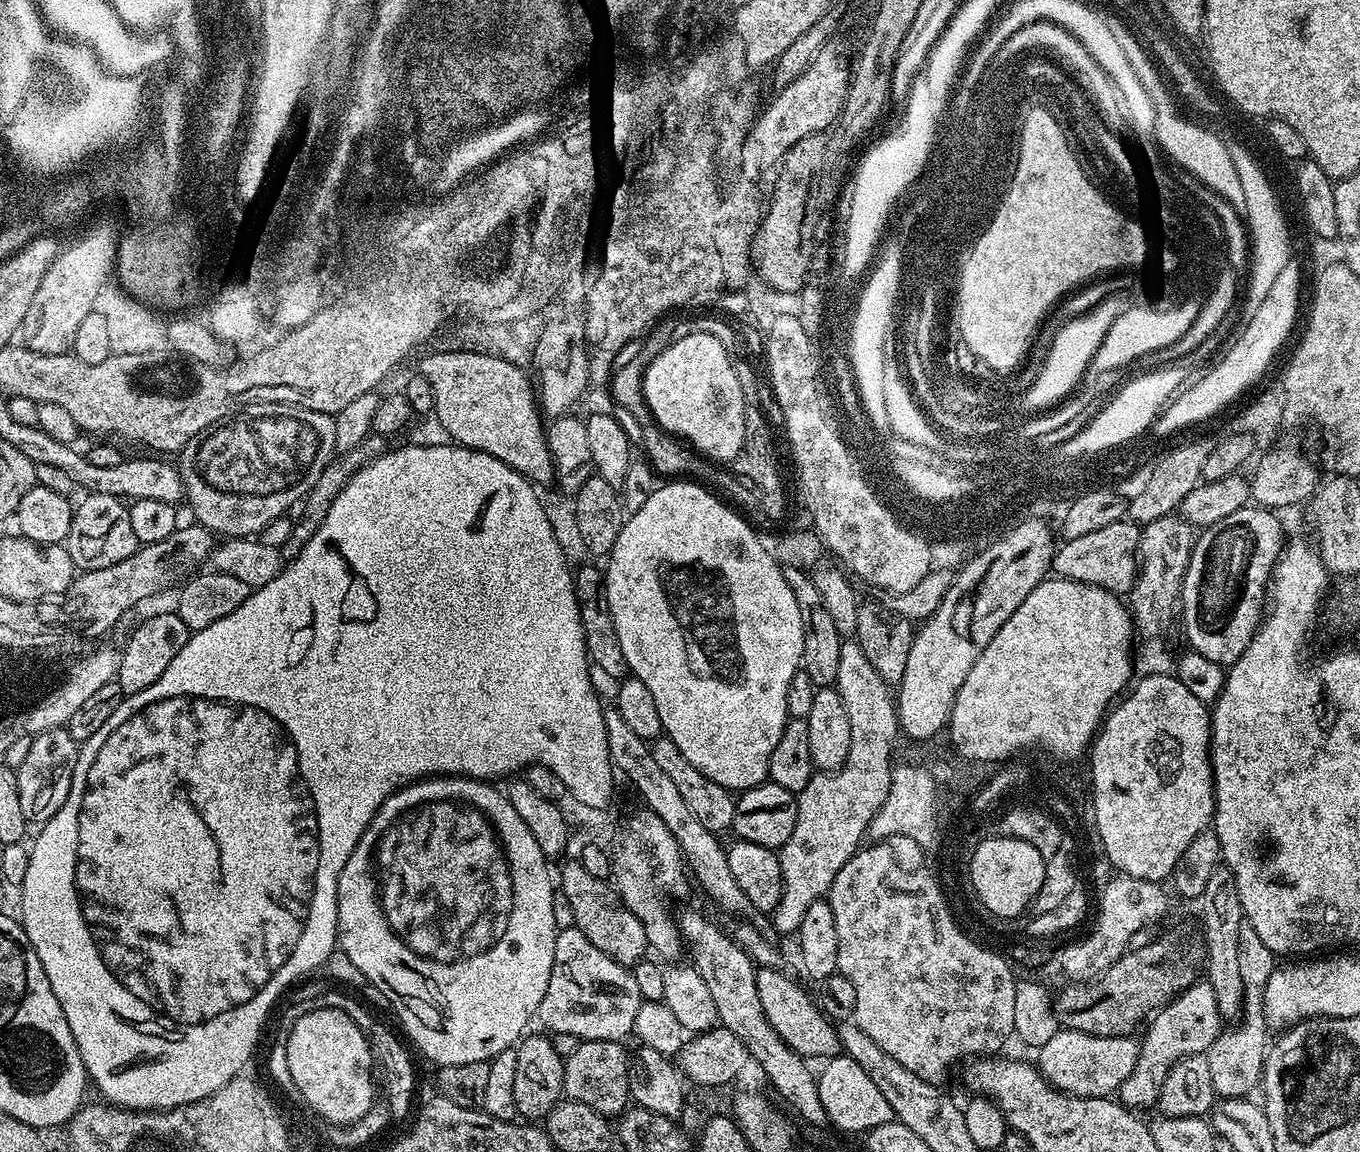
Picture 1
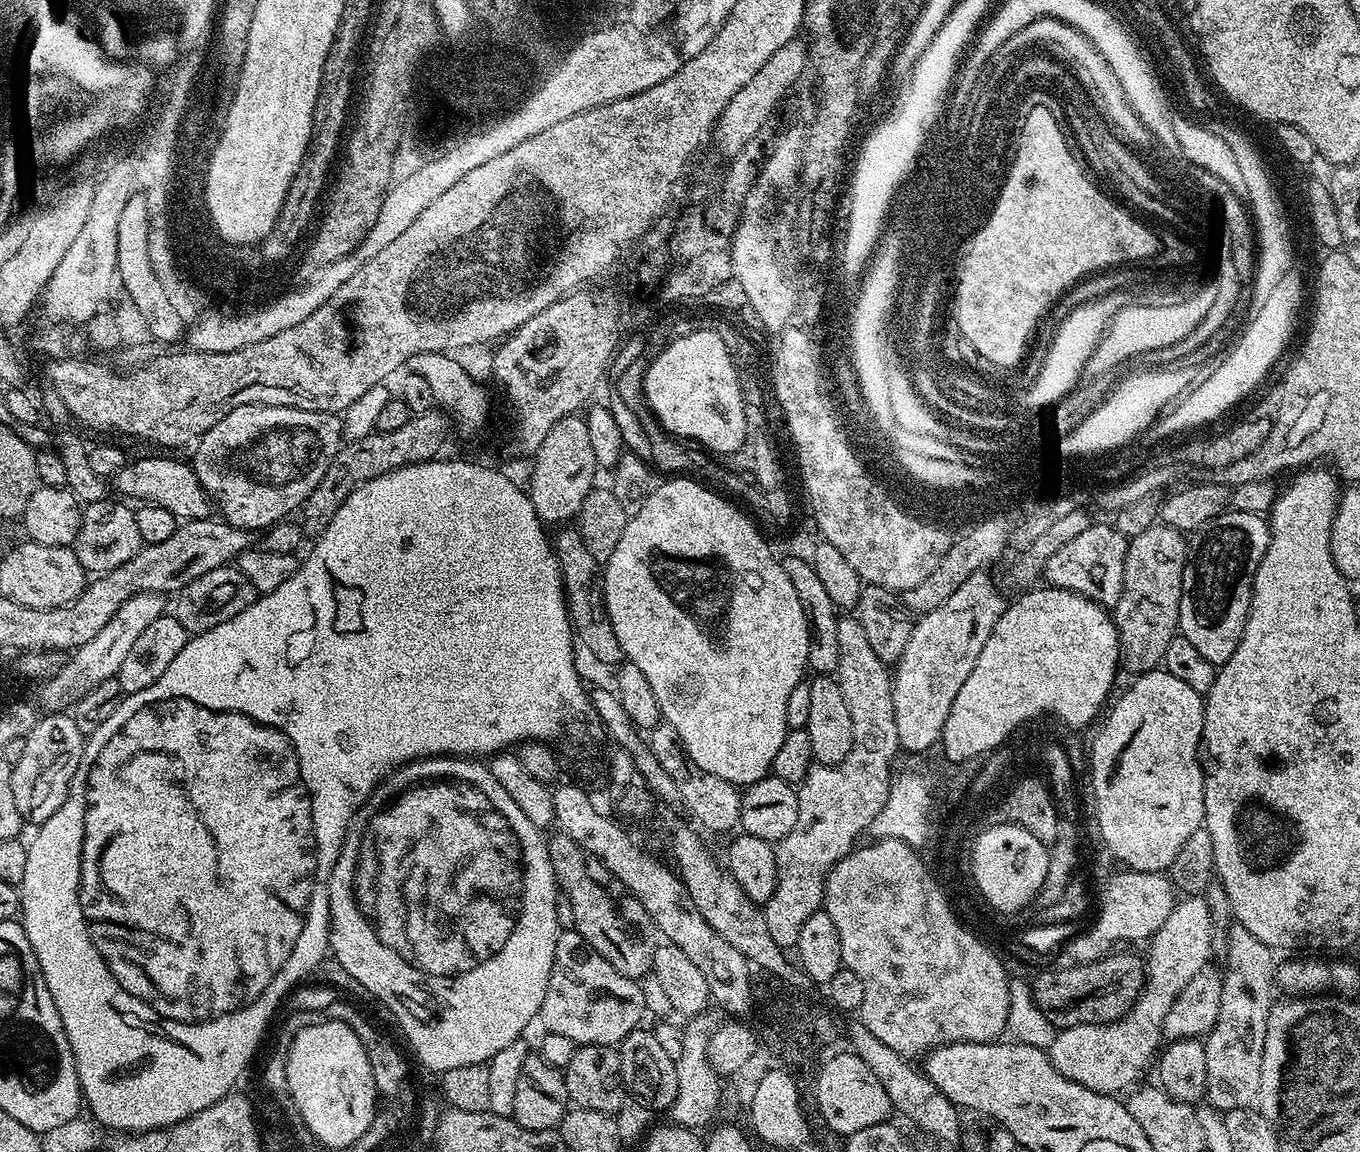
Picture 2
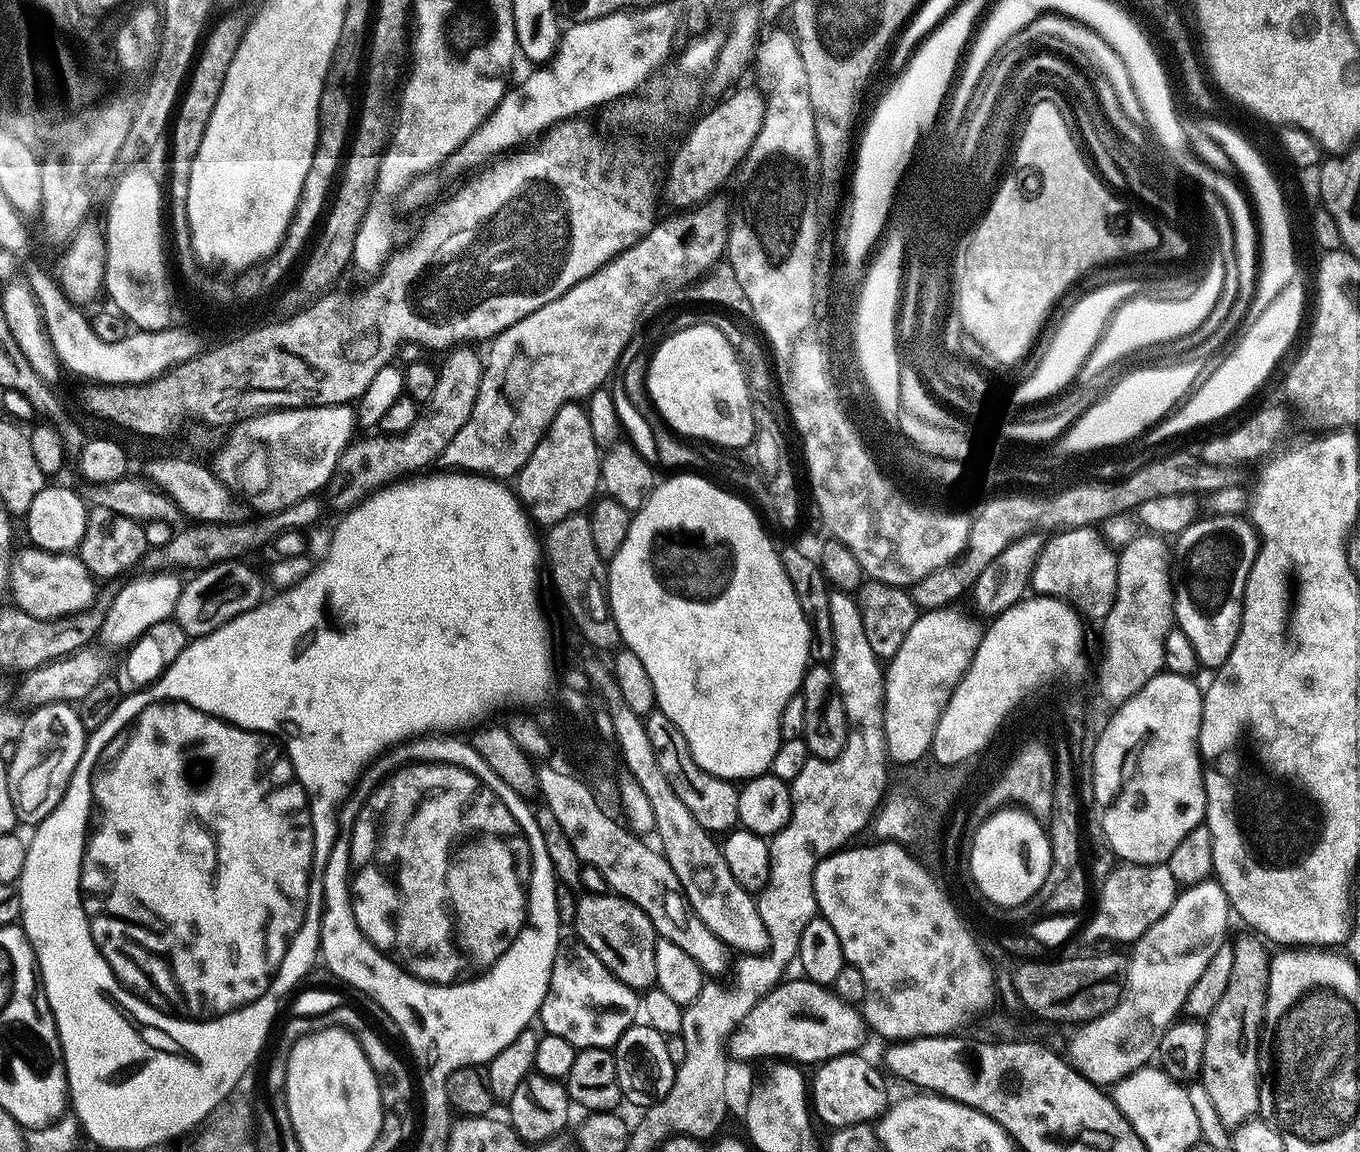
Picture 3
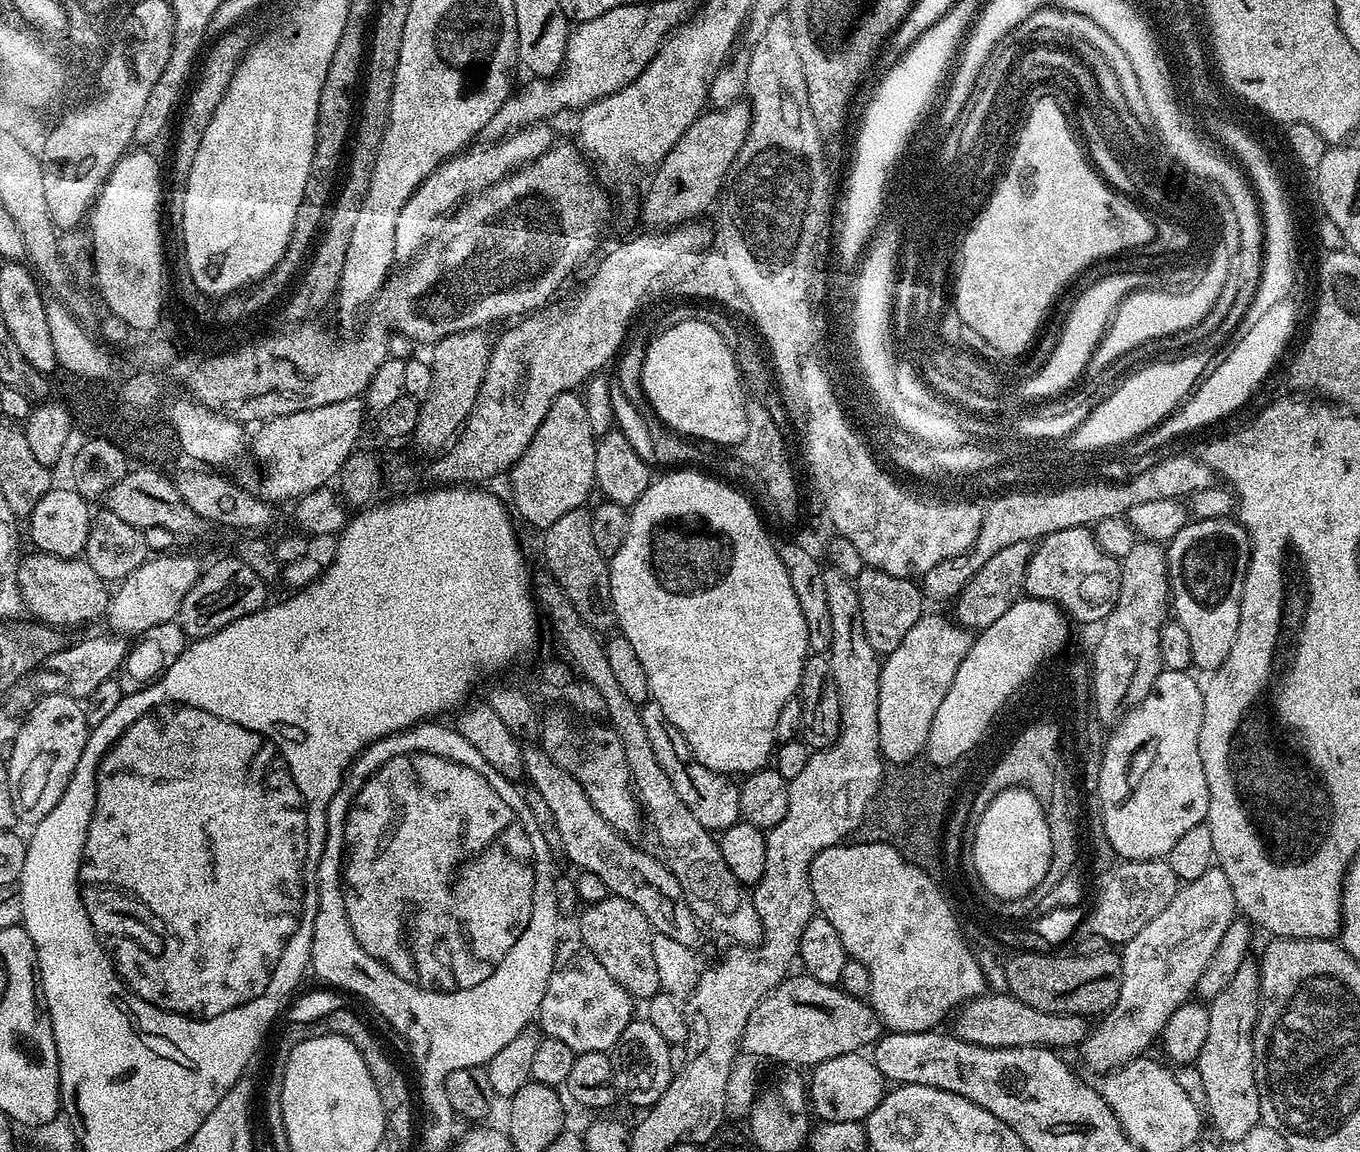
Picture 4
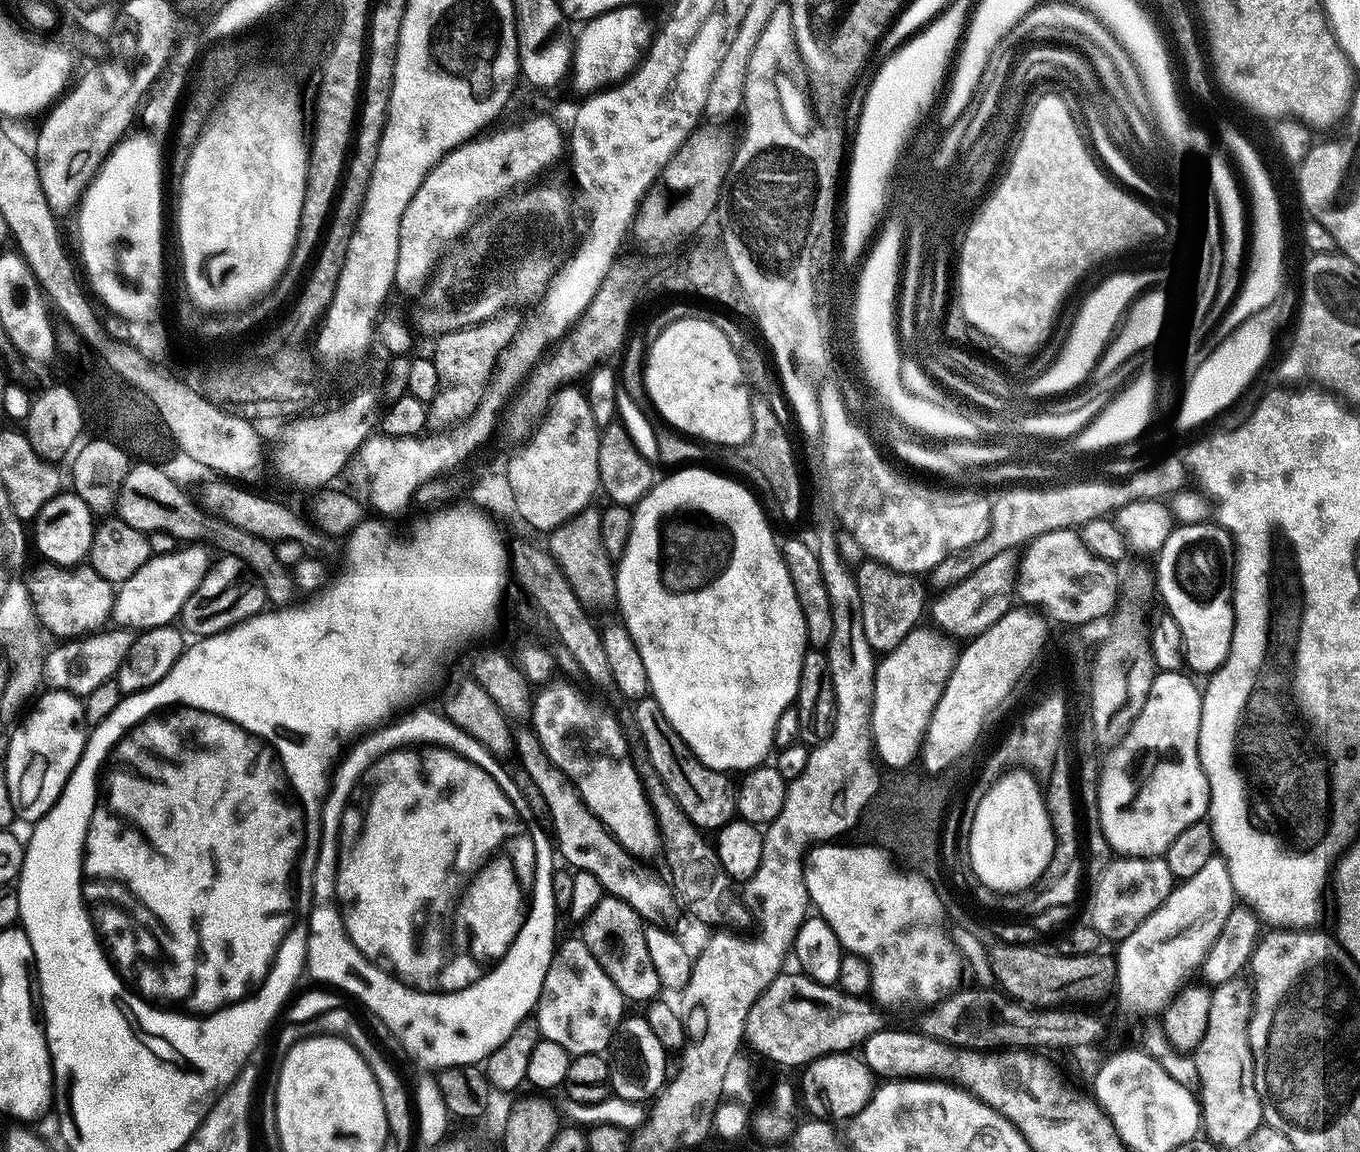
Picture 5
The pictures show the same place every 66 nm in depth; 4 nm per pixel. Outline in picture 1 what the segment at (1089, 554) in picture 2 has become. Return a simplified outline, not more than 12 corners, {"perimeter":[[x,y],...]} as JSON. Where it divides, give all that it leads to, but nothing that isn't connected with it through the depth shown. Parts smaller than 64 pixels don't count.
{"perimeter":[[1127,518],[1064,540],[1063,579],[1127,594],[1141,529]]}

